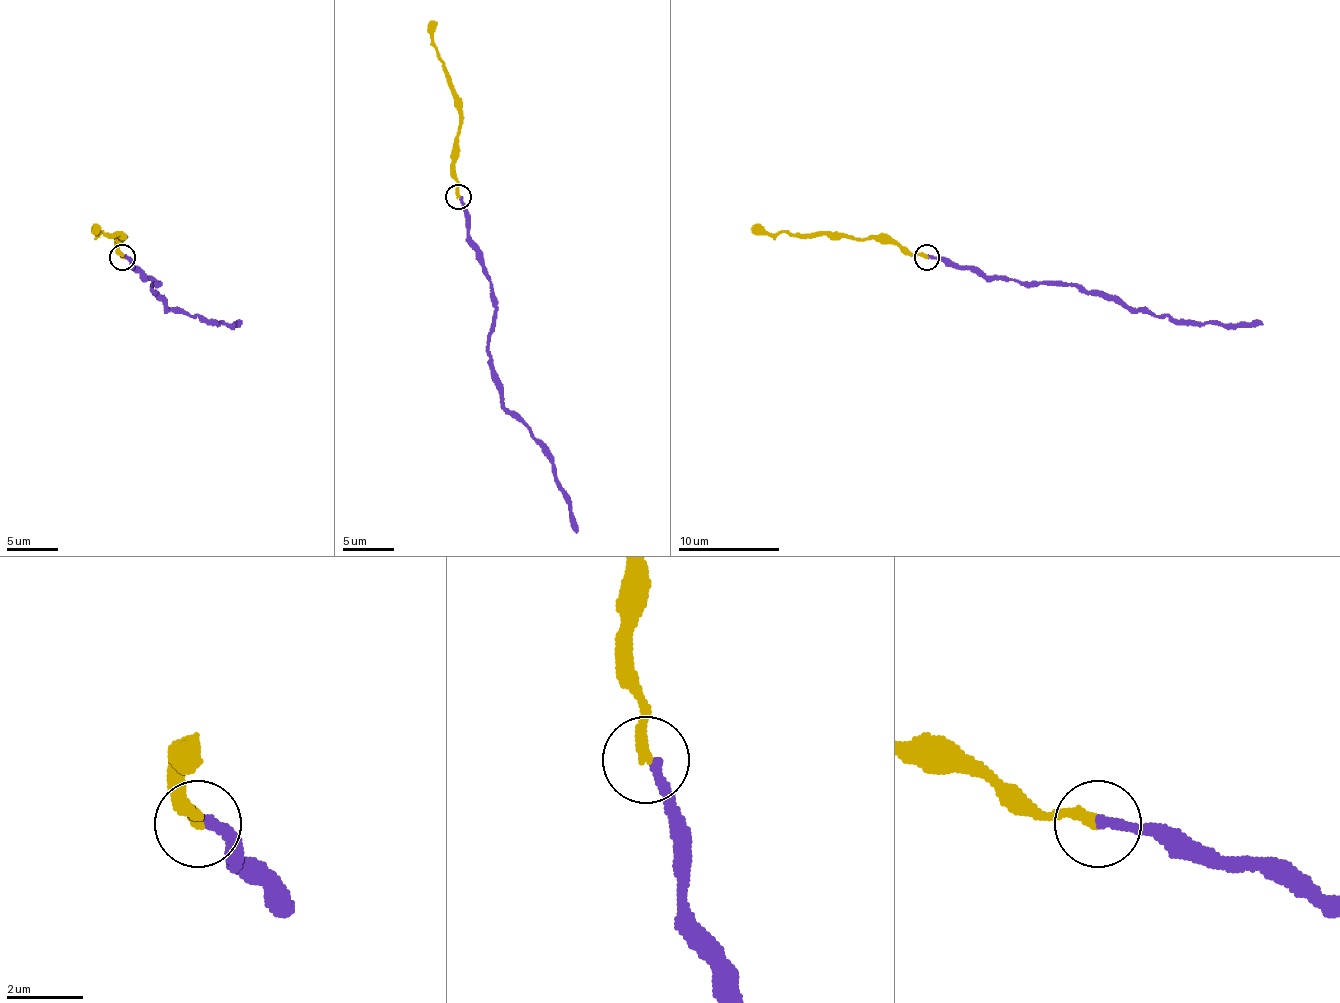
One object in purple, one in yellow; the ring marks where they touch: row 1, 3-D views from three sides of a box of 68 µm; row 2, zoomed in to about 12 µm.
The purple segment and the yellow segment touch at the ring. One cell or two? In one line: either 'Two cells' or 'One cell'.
One cell

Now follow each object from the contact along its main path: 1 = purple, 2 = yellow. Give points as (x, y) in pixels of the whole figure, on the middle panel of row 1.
1: (459, 197), (469, 243), (492, 291), (489, 352), (499, 395), (542, 448), (578, 532)
2: (459, 197), (456, 177), (459, 98), (433, 43), (431, 20)

